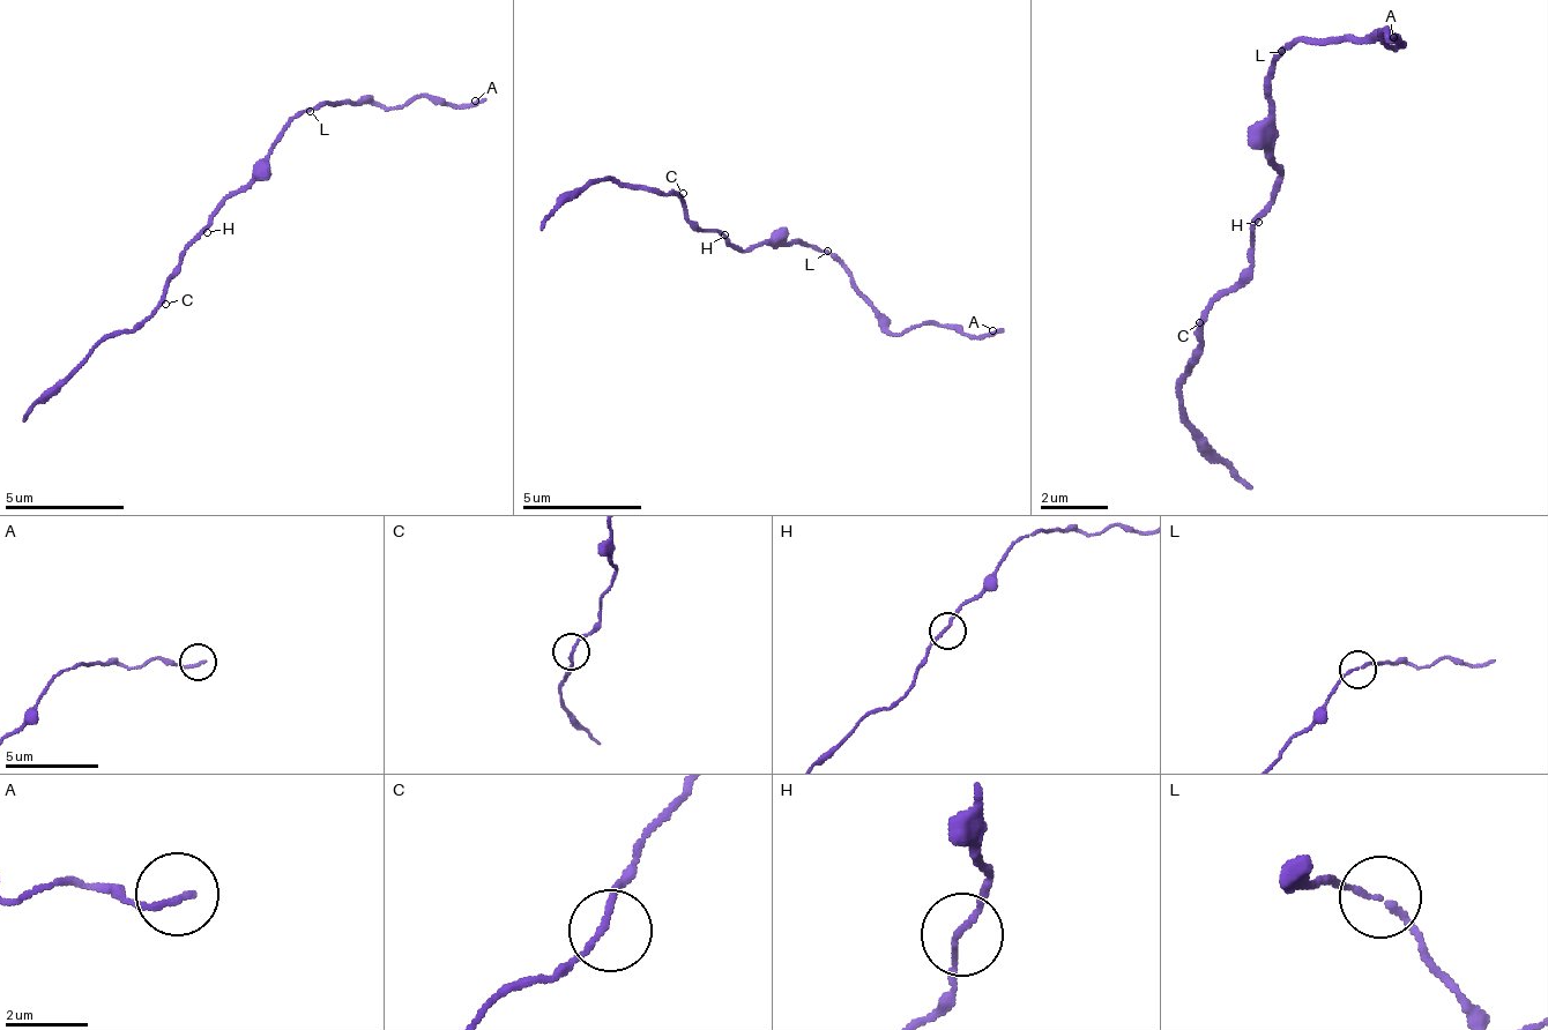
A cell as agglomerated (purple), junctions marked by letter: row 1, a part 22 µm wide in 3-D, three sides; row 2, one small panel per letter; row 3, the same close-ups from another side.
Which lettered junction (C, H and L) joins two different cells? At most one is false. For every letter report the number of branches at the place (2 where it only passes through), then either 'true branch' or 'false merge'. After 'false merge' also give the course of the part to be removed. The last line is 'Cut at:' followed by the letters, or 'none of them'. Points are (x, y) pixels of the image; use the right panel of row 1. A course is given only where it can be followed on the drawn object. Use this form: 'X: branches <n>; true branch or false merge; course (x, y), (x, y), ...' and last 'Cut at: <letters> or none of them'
C: branches 2; true branch
H: branches 2; true branch
L: branches 2; false merge; course (1284, 53), (1301, 37), (1401, 45), (1384, 28), (1393, 37)
Cut at: L

